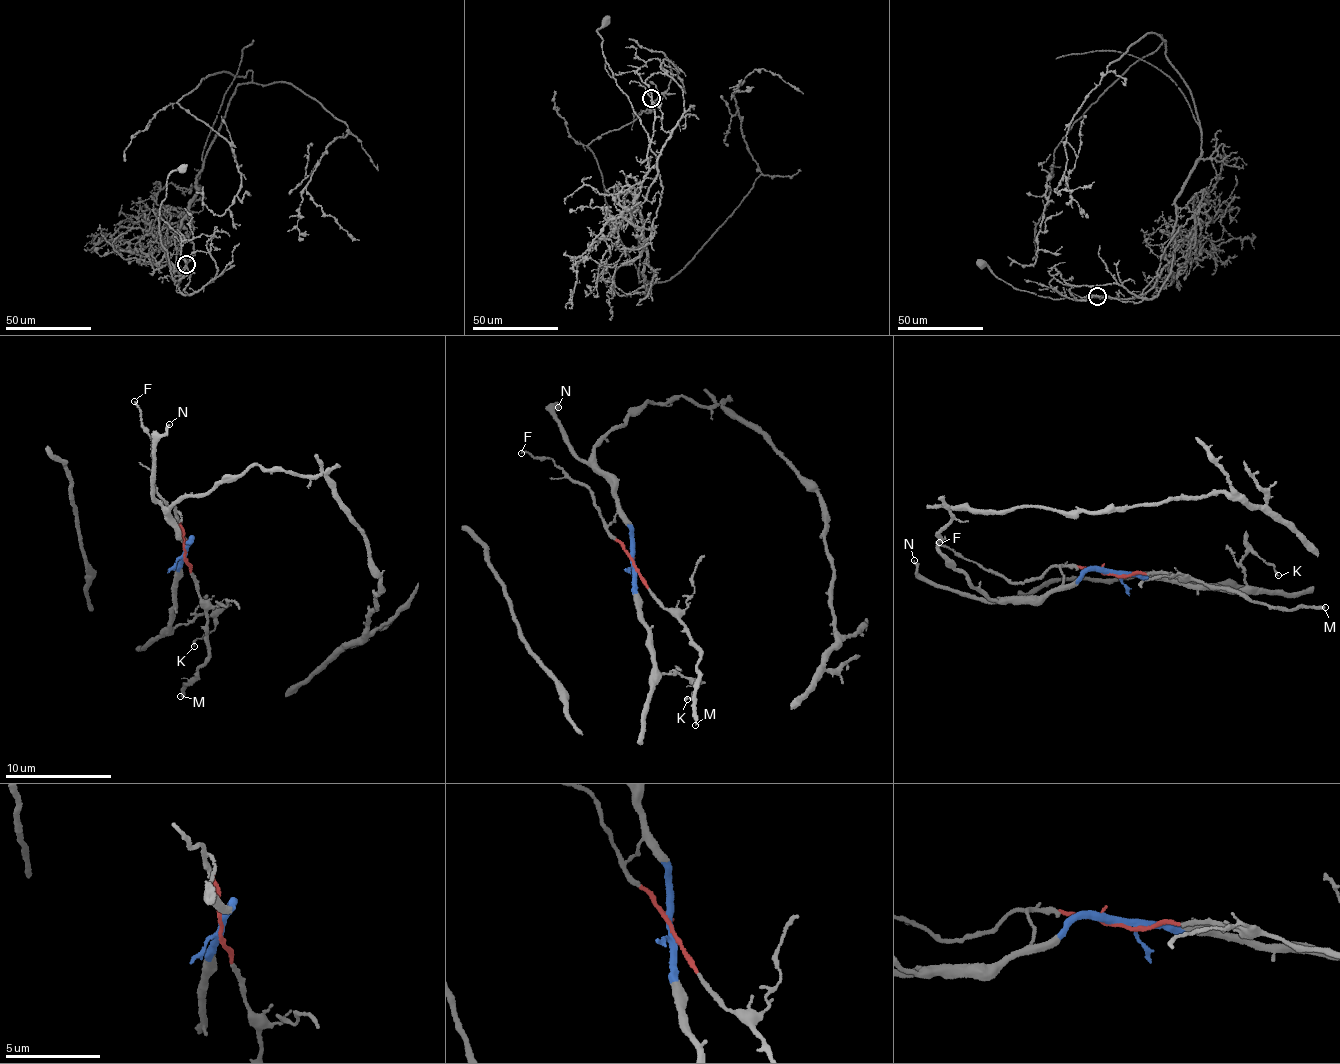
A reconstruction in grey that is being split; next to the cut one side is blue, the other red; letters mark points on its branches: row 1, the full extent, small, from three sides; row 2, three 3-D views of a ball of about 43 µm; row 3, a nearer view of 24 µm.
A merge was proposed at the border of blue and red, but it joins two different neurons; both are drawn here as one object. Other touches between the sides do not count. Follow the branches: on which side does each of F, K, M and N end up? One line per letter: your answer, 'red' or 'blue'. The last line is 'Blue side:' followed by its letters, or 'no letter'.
F: red
K: blue
M: red
N: blue
Blue side: K, N

